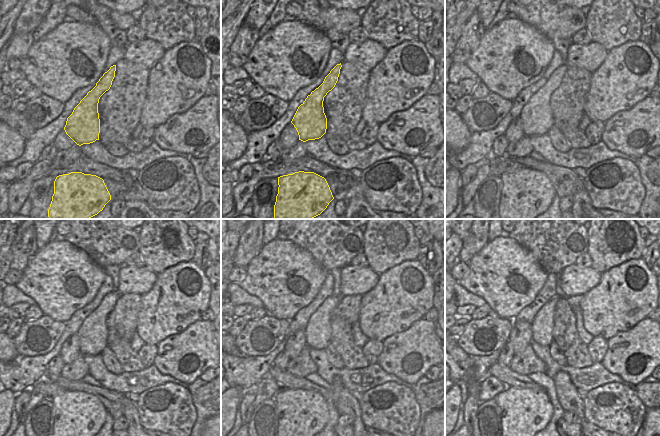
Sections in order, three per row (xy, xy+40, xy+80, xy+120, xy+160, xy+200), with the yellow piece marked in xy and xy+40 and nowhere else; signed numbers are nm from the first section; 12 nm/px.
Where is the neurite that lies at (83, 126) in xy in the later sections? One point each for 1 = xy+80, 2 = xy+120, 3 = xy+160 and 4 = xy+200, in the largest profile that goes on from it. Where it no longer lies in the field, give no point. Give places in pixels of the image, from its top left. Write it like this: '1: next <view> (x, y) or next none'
1: next xy+80 (536, 116)
2: next xy+120 (92, 334)
3: next xy+160 (318, 330)
4: next xy+200 (542, 326)

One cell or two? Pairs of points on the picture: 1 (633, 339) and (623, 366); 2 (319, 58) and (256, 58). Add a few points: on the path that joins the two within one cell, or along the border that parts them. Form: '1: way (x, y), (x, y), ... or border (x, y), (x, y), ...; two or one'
1: way (633, 346), (633, 350), (625, 359); one
2: way (303, 51), (287, 58), (272, 58); one

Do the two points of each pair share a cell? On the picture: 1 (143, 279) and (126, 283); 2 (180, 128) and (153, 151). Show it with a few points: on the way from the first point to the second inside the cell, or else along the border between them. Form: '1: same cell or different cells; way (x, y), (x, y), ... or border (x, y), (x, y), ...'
1: same cell; way (139, 280), (132, 280), (130, 282)
2: different cells; border (154, 140), (161, 148), (175, 150), (180, 153)

